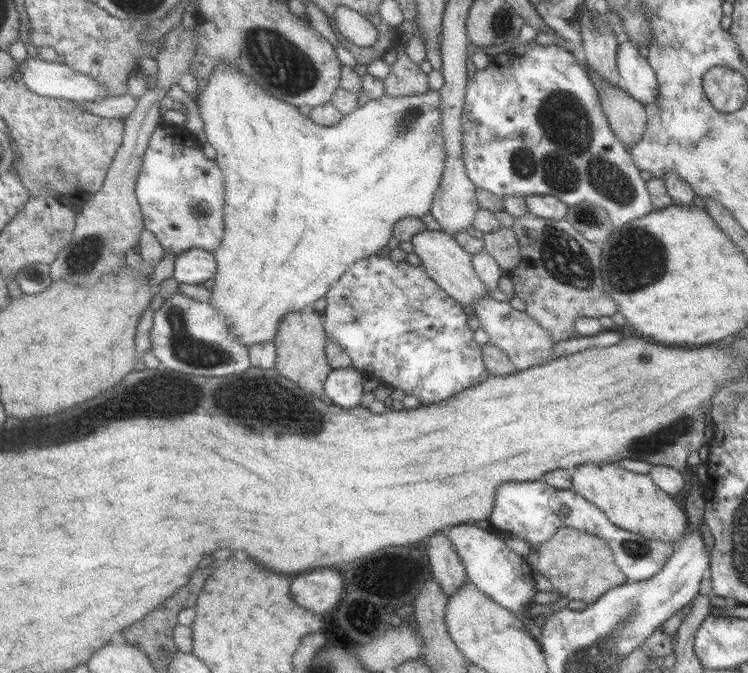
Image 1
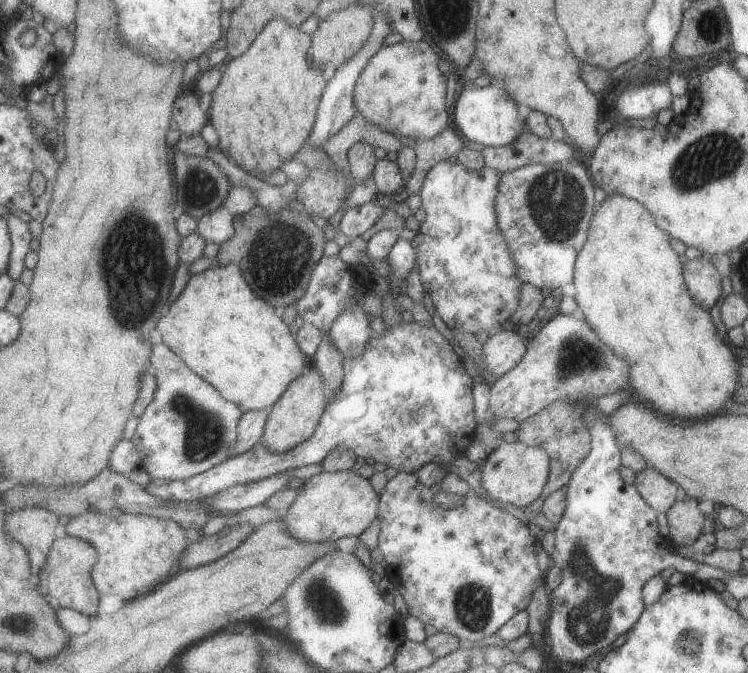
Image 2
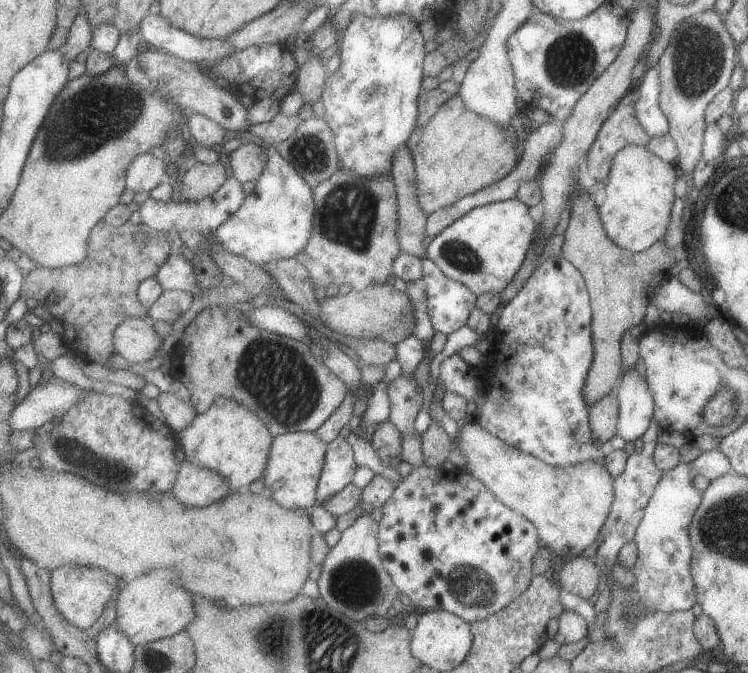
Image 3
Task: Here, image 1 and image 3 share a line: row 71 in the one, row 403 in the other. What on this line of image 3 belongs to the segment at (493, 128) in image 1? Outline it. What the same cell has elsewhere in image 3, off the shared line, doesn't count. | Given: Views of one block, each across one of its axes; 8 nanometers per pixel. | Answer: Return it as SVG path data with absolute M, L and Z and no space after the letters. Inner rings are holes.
M561 256L543 259L540 260L538 266L533 270L533 273L525 284L523 284L521 290L517 292L517 295L509 303L503 304L503 308L501 308L501 314L499 314L498 326L496 329L496 344L498 346L496 355L493 357L494 361L497 363L497 372L495 372L495 370L489 372L489 374L491 374L489 380L487 380L489 386L487 386L487 389L485 390L480 390L482 396L477 395L475 387L479 380L484 376L483 370L479 370L478 368L475 369L473 366L467 364L458 353L449 358L445 358L443 362L438 362L436 359L434 366L435 373L439 377L438 381L446 392L455 392L456 394L463 396L467 401L473 400L473 402L475 402L476 406L479 408L479 419L477 420L477 424L479 424L481 429L484 429L486 432L491 433L492 436L499 438L504 444L511 445L512 448L517 448L520 452L528 453L530 456L536 457L548 466L565 467L568 465L589 463L590 461L604 466L604 456L608 449L592 438L588 426L589 406L585 405L585 402L581 397L583 382L593 359L590 323L591 310L588 291L586 290L581 274Z

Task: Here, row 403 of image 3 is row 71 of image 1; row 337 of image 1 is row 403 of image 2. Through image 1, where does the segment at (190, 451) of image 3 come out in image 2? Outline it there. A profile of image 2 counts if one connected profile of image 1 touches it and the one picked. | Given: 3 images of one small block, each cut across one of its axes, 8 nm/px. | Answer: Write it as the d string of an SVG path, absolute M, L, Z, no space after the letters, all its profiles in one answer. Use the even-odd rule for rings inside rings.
M235 263L225 267L218 264L193 274L187 288L175 298L171 310L157 324L156 335L229 402L239 404L244 413L271 408L293 380L297 380L312 364L312 359L301 350L298 340L291 334L291 328L283 320L281 310L273 308L253 292L240 264Z

